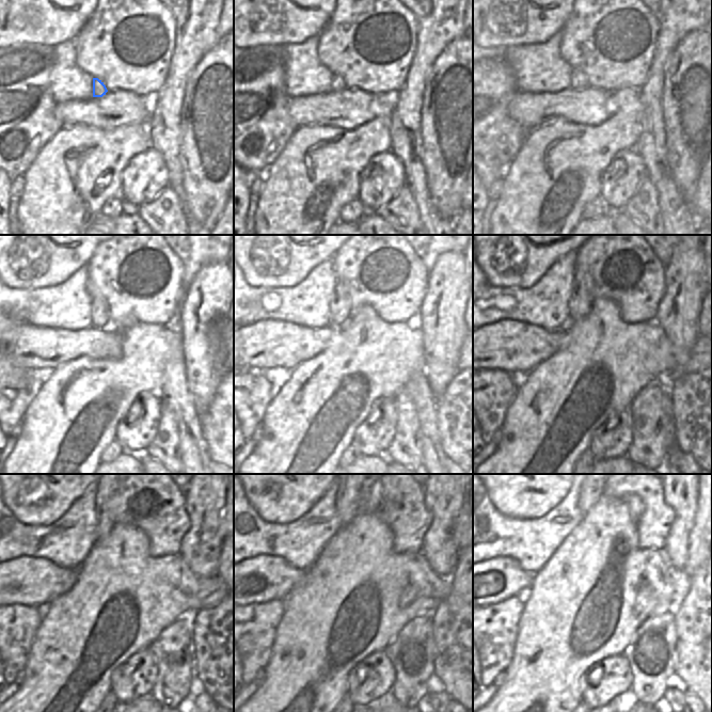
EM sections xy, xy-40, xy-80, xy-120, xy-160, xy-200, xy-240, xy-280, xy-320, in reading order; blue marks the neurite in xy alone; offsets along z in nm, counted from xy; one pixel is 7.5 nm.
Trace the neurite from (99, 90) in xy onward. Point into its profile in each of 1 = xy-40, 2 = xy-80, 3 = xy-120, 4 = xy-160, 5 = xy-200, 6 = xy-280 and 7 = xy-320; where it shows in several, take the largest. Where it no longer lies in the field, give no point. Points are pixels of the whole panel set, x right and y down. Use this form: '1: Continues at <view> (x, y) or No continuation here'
1: Continues at xy-40 (337, 82)
2: Continues at xy-80 (579, 80)
3: Continues at xy-120 (99, 316)
4: Continues at xy-160 (341, 303)
5: Continues at xy-200 (581, 300)
6: Continues at xy-280 (347, 495)
7: Continues at xy-320 (588, 495)

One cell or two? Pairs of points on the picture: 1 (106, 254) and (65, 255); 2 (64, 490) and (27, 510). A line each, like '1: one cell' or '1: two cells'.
1: two cells
2: one cell

